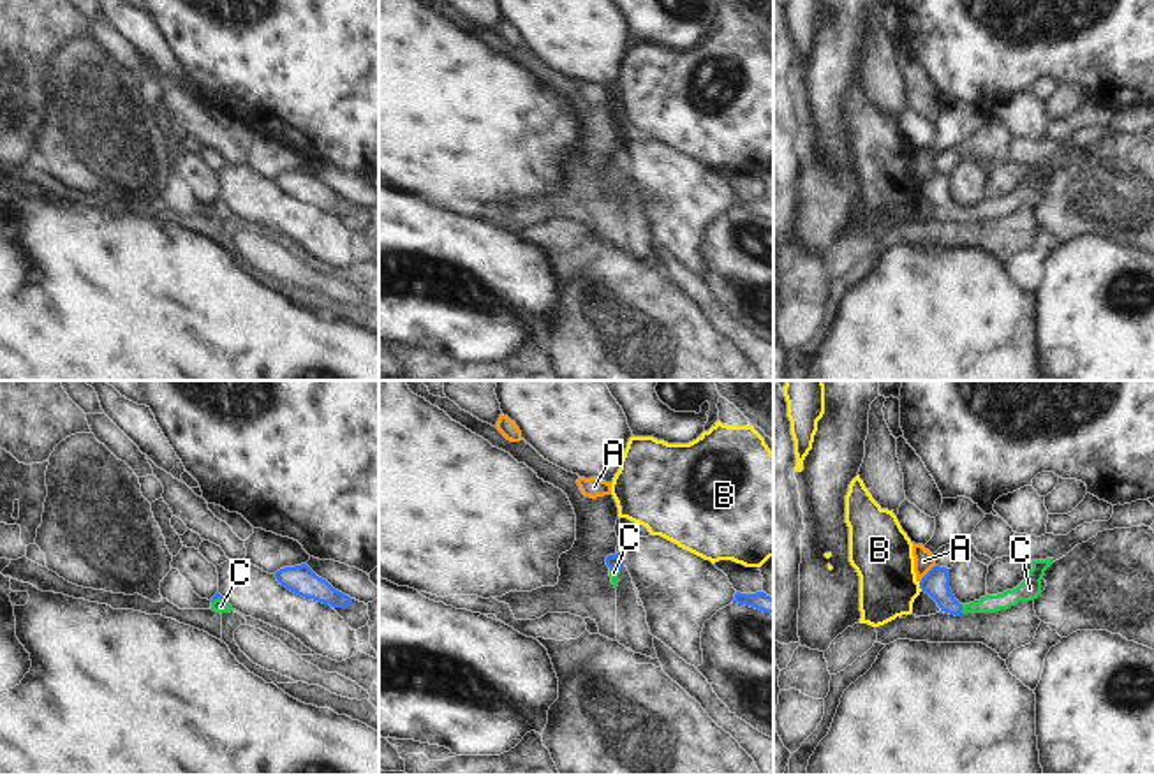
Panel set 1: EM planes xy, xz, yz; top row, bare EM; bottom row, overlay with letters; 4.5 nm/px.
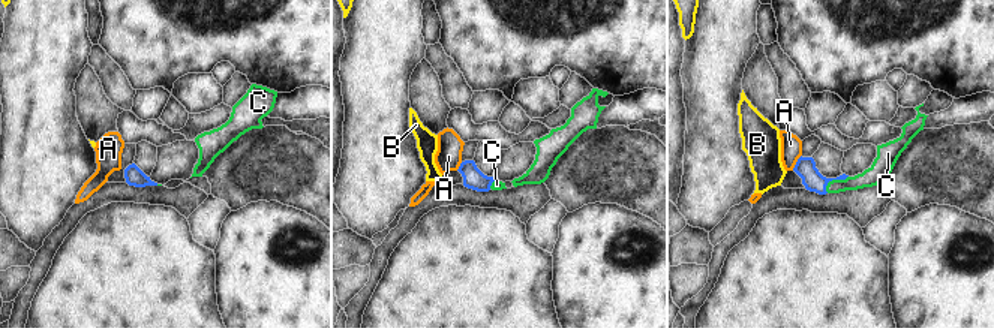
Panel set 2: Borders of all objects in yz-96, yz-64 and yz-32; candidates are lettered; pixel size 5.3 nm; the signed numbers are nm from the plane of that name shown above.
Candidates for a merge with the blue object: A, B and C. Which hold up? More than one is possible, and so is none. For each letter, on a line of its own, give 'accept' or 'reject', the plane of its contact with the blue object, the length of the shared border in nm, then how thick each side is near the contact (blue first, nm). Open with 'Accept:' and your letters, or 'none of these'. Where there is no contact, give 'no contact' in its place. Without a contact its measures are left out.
Accept: C
A: reject; meets blue in yz; contact 110 nm long; 120 nm thick on the blue side, 100 nm on the other
B: reject; meets blue in yz; contact 40 nm long; 120 nm thick on the blue side, 280 nm on the other
C: accept; meets blue in yz; contact 50 nm long; 120 nm thick on the blue side, 80 nm on the other

